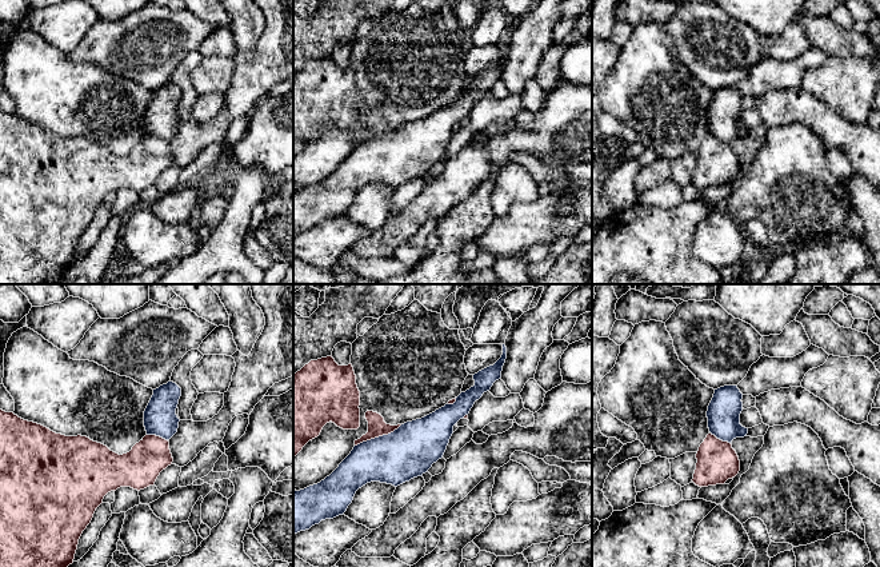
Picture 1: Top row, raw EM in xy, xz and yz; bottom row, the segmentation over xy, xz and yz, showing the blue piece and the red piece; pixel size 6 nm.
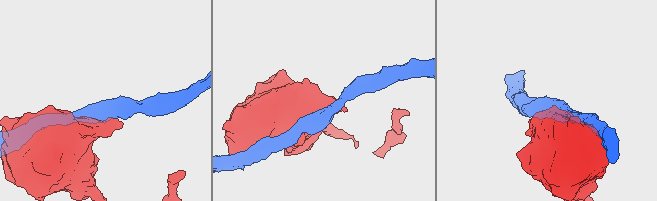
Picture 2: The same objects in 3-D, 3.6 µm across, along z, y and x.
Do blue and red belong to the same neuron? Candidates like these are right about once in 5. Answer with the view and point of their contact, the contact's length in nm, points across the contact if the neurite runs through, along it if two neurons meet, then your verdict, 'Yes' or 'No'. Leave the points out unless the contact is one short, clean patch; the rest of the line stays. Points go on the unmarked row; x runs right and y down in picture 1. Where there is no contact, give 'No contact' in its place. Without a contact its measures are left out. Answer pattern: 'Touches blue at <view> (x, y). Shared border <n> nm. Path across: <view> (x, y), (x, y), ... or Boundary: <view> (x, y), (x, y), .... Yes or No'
Touches blue at xz (379, 138). Shared border 320 nm. No

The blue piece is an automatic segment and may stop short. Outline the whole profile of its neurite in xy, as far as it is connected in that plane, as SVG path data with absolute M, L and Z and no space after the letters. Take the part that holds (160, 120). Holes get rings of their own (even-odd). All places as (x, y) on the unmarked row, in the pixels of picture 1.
M173 84L153 91L153 96L144 112L144 128L147 136L156 136L169 141L179 129L180 120L176 116L181 89Z

